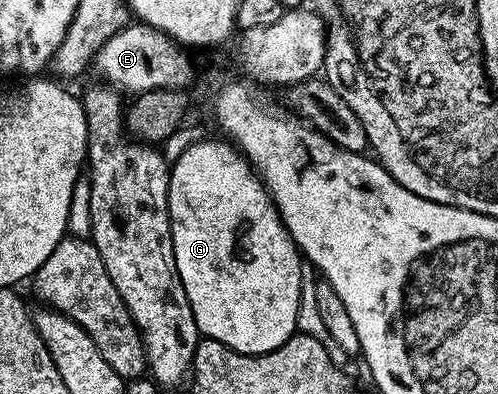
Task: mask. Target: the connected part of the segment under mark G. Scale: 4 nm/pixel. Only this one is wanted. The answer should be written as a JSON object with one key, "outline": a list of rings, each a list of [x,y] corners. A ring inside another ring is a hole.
{"outline":[[[204,137],[170,164],[173,257],[200,336],[221,341],[221,345],[242,355],[264,355],[296,334],[305,263],[254,167],[230,142],[219,139]]]}

